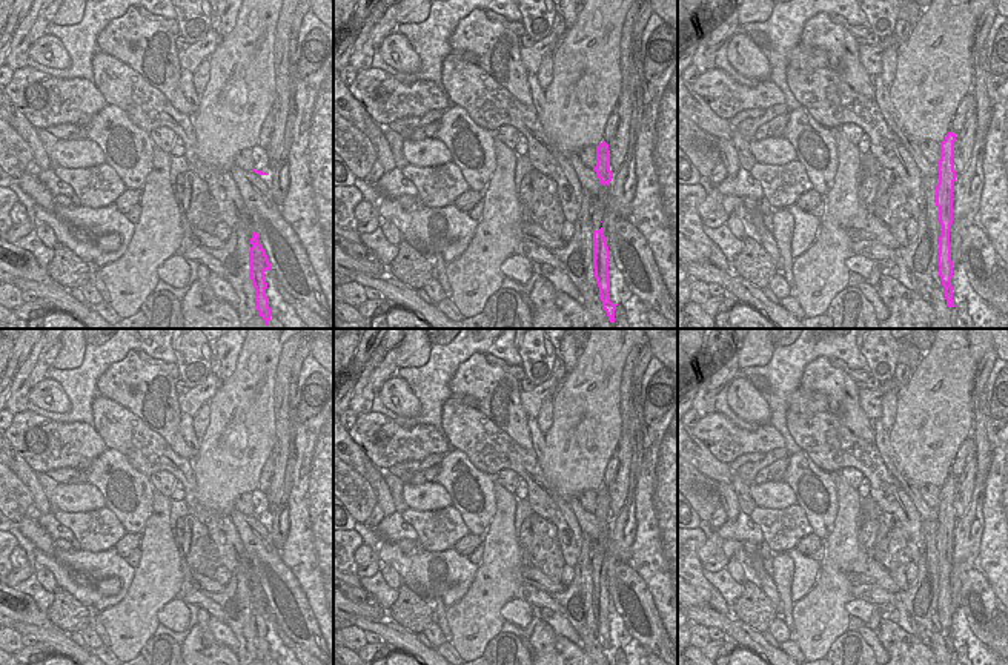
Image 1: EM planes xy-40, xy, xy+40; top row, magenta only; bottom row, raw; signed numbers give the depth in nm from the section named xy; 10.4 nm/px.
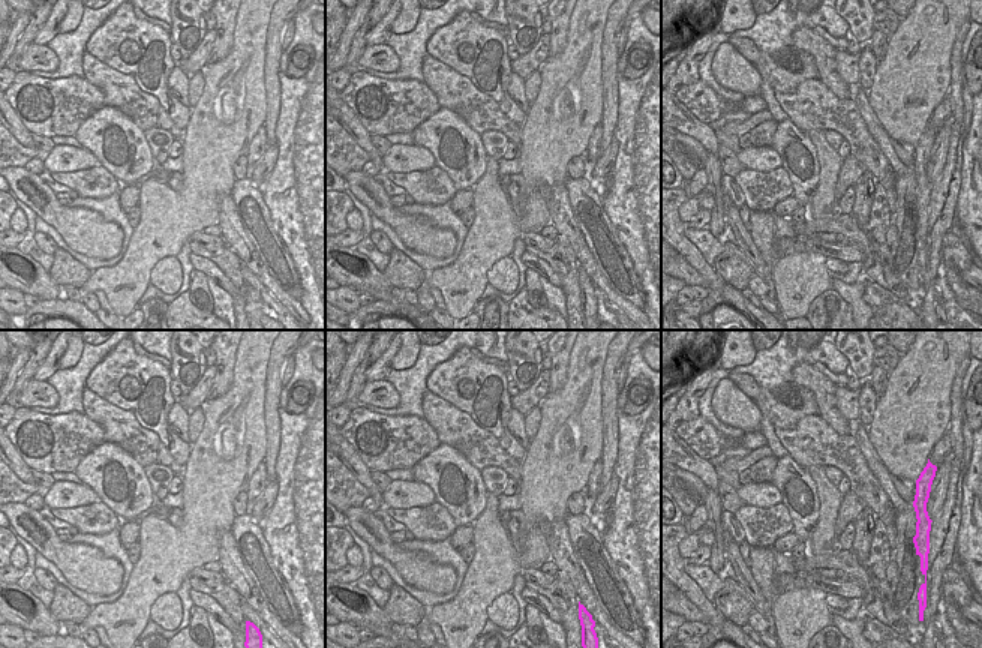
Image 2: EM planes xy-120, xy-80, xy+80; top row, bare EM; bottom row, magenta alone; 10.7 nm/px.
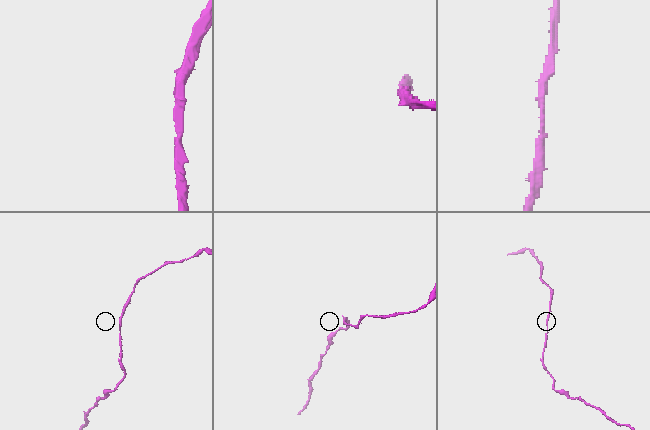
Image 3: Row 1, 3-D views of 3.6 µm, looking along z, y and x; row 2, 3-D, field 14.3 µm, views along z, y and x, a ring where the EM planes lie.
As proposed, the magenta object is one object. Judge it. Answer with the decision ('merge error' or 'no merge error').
no merge error

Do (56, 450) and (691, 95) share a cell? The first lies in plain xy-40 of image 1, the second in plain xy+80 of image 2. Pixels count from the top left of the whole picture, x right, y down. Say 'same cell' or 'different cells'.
same cell

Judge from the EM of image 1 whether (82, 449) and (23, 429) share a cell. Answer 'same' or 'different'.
same

